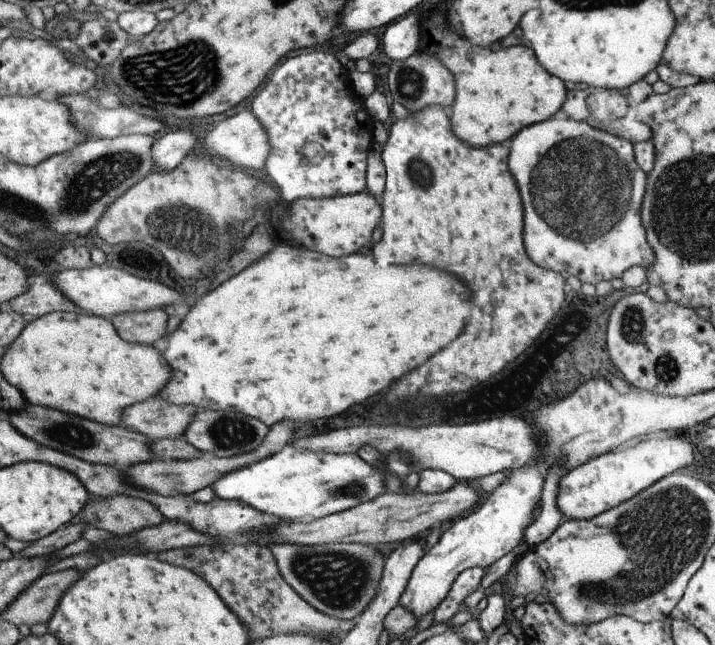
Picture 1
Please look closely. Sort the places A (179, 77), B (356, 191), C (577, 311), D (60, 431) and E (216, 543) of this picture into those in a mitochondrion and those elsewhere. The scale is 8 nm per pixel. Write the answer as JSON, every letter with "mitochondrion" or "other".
{"A":"mitochondrion","B":"other","C":"other","D":"mitochondrion","E":"other"}

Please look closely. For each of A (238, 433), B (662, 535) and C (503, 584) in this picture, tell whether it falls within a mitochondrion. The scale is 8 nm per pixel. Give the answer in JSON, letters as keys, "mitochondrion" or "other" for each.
{"A":"mitochondrion","B":"mitochondrion","C":"other"}

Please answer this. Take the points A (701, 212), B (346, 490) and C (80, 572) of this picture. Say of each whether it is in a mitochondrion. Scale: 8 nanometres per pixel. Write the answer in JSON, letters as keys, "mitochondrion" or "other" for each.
{"A":"mitochondrion","B":"mitochondrion","C":"other"}

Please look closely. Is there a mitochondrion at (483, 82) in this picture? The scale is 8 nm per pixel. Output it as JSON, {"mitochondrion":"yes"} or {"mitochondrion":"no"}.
{"mitochondrion":"no"}

